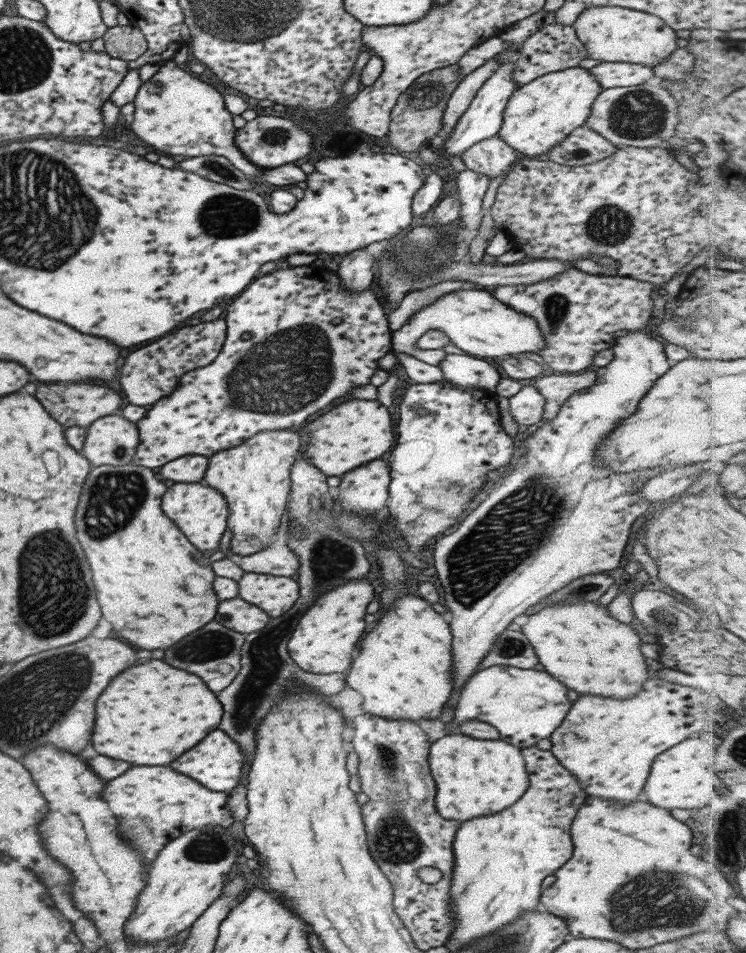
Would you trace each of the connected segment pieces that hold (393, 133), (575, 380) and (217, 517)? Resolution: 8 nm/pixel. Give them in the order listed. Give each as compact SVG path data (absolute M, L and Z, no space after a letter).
M457 63L430 70L418 76L407 90L399 94L393 108L390 110L388 131L383 144L389 144L391 150L398 152L413 152L423 142L428 142L441 128L441 116L445 104L454 88L463 76L459 75Z
M595 369L582 371L581 373L544 375L537 380L532 380L531 385L537 388L537 392L543 396L543 421L551 420L569 395L576 390L587 388L593 384L596 377Z
M171 484L161 496L161 512L175 522L175 526L187 536L197 550L216 550L227 520L228 506L222 494L213 488L199 484Z

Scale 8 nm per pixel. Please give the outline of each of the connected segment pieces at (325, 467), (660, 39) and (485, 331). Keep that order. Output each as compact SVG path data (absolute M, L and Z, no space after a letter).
M347 400L297 429L301 457L305 457L326 477L340 477L353 468L381 458L393 446L393 432L389 412L375 400Z
M617 6L585 8L577 20L571 22L571 28L585 47L587 58L599 62L643 64L647 68L653 68L669 58L669 54L677 48L675 40L680 35L657 16Z
M457 289L453 292L447 292L435 302L423 305L423 308L417 309L415 313L409 316L406 324L401 328L391 332L390 352L405 353L413 357L421 357L430 363L436 363L433 360L432 352L422 352L417 346L415 341L427 330L439 330L443 332L449 342L460 348L466 354L472 357L482 358L495 356L505 358L510 354L521 354L521 352L537 352L543 344L543 336L537 328L535 320L529 318L525 314L520 314L507 308L505 304L501 304L499 300L495 300L489 292L485 290L471 290Z

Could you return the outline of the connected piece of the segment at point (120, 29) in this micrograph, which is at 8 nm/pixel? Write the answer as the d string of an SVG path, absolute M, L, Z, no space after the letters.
M129 24L107 27L100 37L103 39L104 52L126 63L135 61L146 52L147 44L141 31Z

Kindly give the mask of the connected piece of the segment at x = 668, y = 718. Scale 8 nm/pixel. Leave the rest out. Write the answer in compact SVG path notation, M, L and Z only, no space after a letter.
M651 672L653 678L647 678L640 692L626 700L605 700L599 696L579 696L559 728L549 736L549 752L557 762L571 772L586 796L597 796L597 799L611 802L635 802L641 794L645 778L649 776L649 766L657 754L675 747L679 742L705 732L703 728L717 719L719 696L709 682L699 688L670 684L657 678L657 672Z

